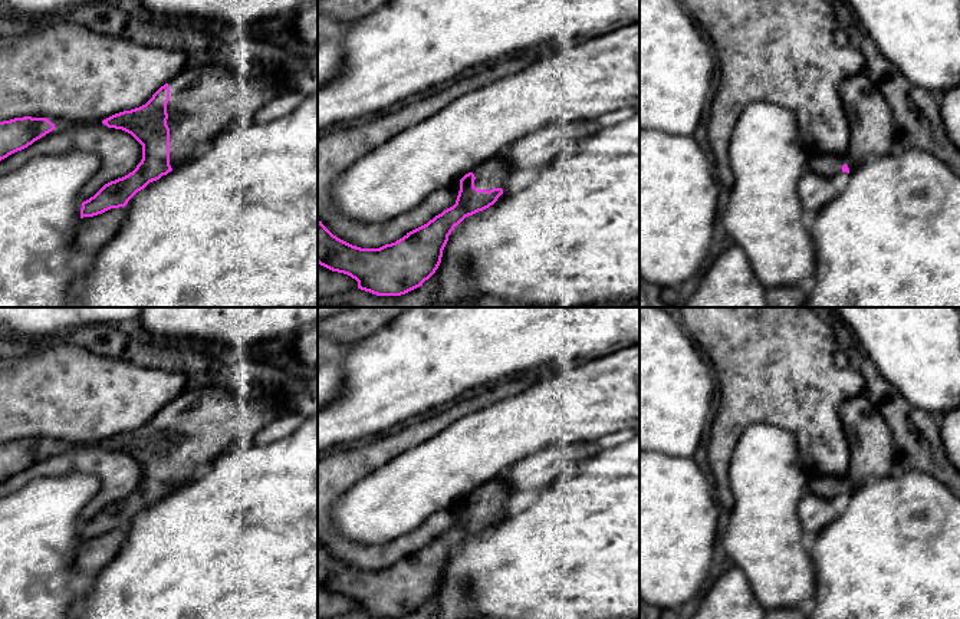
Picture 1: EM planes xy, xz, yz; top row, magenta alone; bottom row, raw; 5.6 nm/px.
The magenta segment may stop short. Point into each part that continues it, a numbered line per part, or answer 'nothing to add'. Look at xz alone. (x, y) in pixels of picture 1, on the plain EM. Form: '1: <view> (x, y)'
1: xz (492, 496)

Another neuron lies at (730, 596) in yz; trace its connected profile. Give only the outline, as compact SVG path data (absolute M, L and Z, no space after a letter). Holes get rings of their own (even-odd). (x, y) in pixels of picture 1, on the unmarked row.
M736 564L700 596L700 605L690 619L766 619L766 609Z

